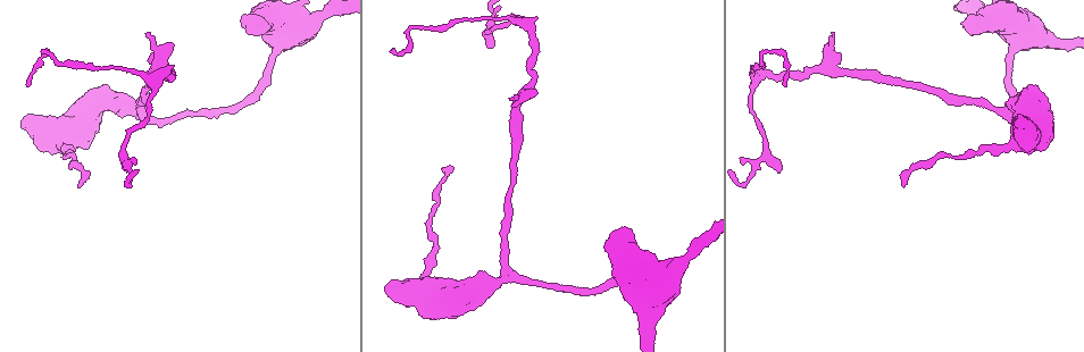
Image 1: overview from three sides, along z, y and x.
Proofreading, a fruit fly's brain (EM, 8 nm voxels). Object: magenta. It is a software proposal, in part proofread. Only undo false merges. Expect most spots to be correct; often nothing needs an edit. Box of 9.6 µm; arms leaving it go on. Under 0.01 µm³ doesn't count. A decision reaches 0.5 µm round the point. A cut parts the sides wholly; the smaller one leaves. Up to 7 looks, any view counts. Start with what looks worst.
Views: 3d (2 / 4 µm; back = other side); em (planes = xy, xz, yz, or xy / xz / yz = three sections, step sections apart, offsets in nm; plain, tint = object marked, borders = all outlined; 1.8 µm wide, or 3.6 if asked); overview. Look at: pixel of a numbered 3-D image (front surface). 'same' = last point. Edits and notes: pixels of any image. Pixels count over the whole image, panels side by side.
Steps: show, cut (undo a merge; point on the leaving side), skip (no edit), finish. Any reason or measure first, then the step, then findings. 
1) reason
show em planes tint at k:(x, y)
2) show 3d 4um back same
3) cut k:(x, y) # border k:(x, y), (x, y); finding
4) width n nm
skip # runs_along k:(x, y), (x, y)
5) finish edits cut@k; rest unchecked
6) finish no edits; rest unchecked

sharp bend
show 3d 2um at 1:(123, 155)

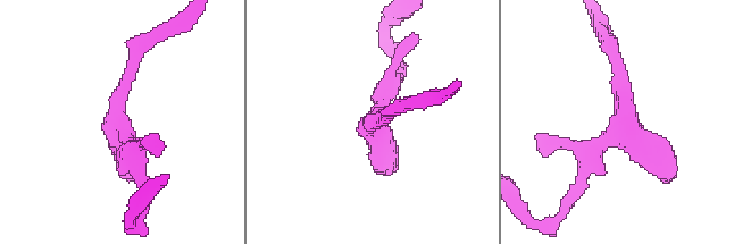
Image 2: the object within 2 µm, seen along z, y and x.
show em xy step 8 tint at 2:(373, 120)

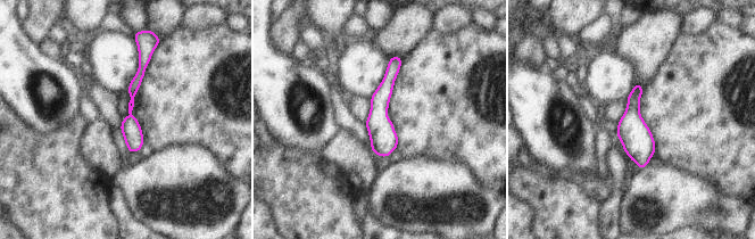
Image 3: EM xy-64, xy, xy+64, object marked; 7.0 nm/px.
skip # runs_along 3:(398, 59), (380, 99), (383, 154); continuous, no second neuron

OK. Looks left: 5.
abrupt turn
show em yz step 4 tint at 1:(407, 28)

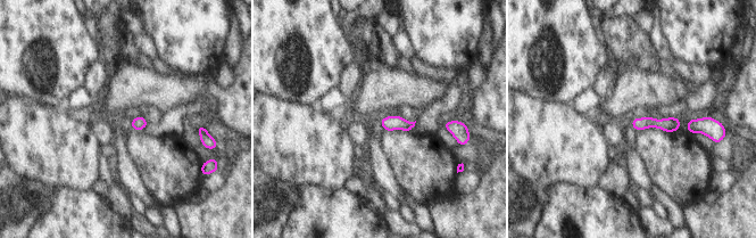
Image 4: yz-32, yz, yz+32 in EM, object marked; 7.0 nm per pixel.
show em xz step 16 tint same

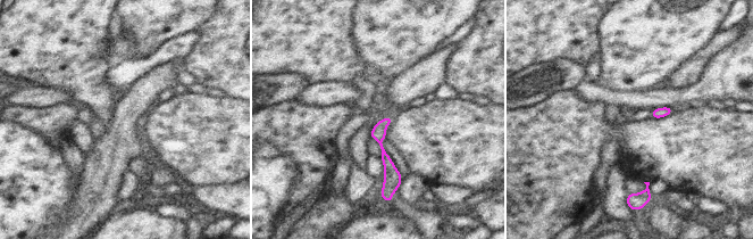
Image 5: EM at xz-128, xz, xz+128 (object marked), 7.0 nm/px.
skip # runs_along 5:(386, 120), (379, 142), (391, 187); one neuron here

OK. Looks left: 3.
branch point
show 3d 4um at 1:(507, 273)

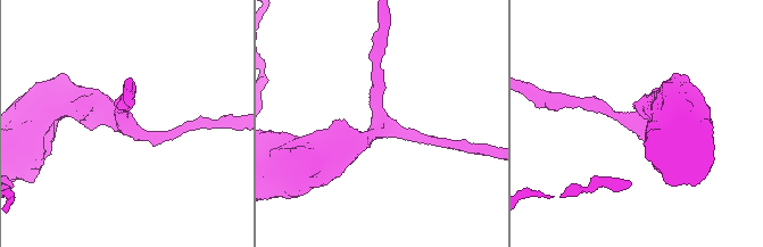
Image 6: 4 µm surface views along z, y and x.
arms 3; arm_widths 170, 200, 360 nm; shape alone is not enough
show em planes tint at 6:(637, 125)

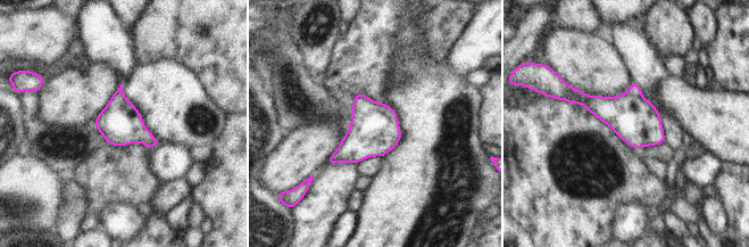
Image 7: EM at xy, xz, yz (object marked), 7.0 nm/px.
skip # one neuron here

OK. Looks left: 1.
finish no edits; rest unchecked

